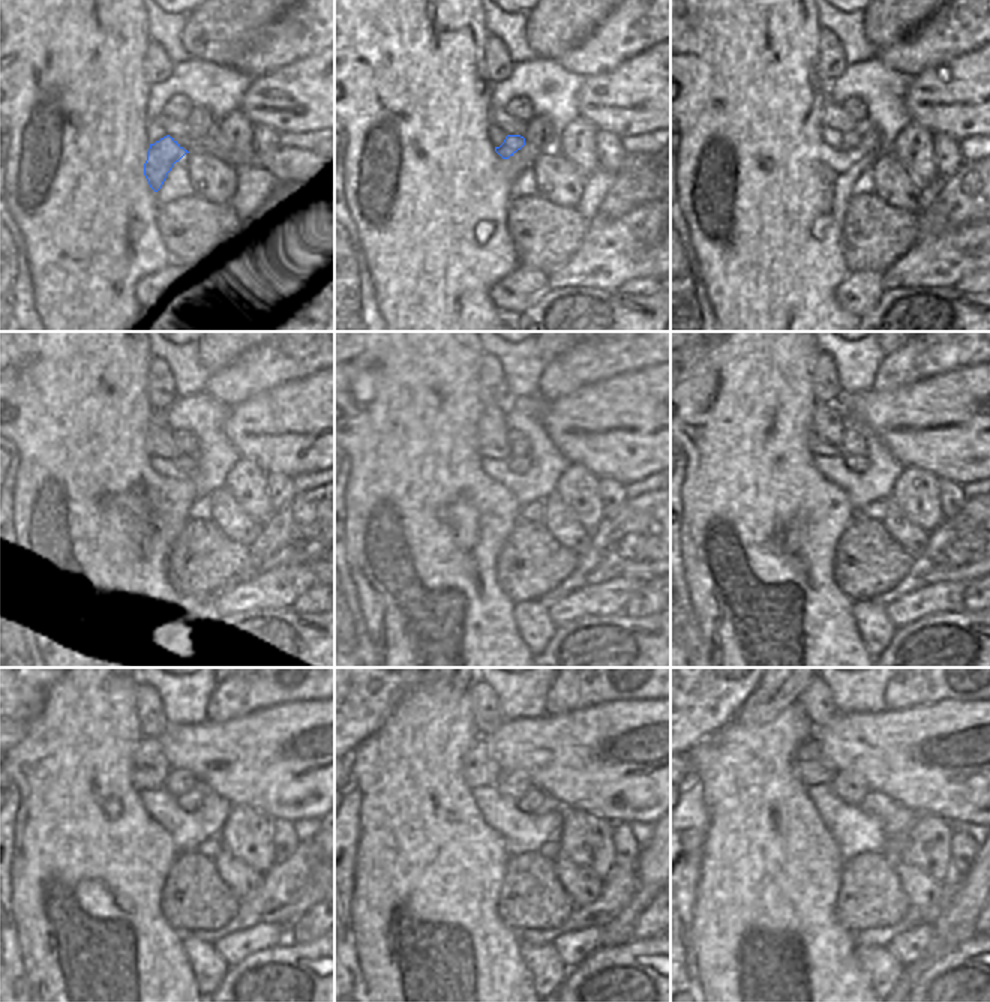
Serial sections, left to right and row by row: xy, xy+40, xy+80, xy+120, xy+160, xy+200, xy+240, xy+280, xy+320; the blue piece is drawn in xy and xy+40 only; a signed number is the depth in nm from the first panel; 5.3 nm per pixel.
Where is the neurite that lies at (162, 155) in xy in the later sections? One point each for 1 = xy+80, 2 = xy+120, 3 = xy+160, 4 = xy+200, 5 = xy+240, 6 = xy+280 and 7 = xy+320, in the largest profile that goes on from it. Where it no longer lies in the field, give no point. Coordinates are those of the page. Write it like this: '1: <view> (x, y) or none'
1: xy+80 (851, 140)
2: xy+120 (186, 465)
3: xy+160 (518, 464)
4: xy+200 (857, 464)
5: xy+240 (189, 801)
6: xy+280 (536, 801)
7: xy+320 (896, 819)

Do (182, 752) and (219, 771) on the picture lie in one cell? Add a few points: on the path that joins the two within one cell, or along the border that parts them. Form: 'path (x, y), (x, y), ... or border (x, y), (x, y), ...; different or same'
path (191, 752), (210, 767); same

